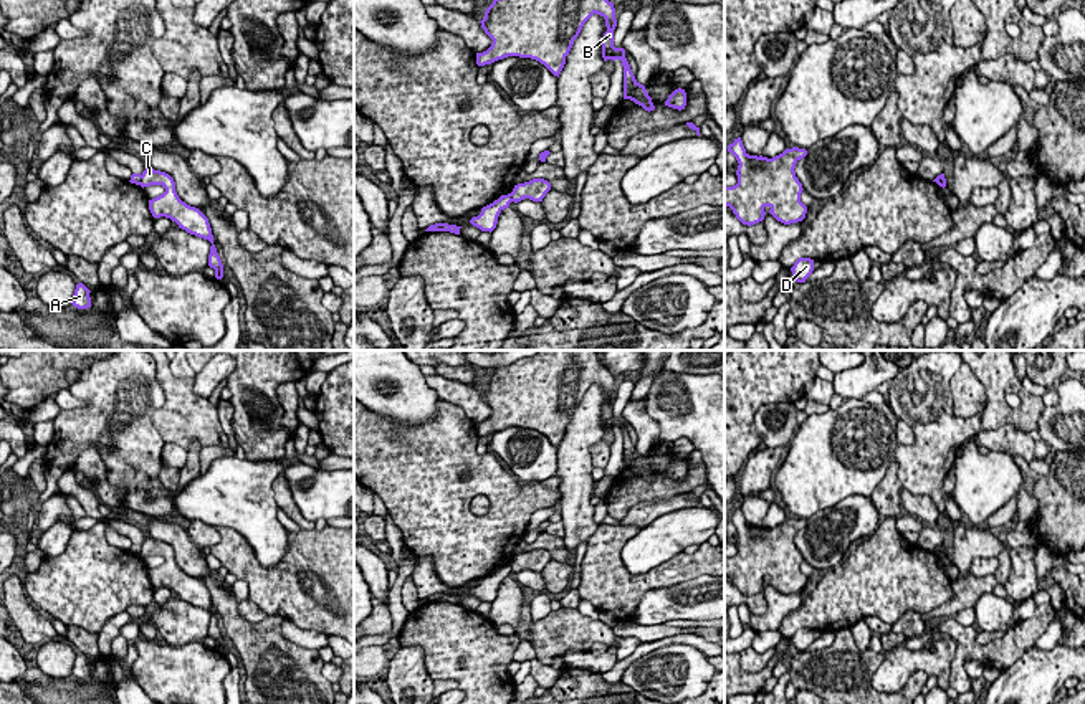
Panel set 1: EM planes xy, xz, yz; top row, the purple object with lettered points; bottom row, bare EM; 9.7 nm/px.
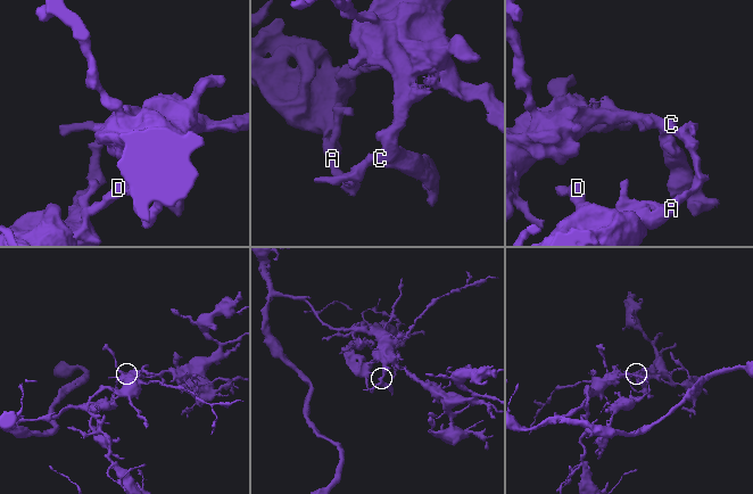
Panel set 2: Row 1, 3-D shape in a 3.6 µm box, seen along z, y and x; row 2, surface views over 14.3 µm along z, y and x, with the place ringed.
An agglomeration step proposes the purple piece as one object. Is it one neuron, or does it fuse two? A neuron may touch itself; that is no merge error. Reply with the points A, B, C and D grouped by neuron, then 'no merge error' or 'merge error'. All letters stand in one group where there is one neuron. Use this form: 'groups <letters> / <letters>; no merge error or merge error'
groups A D / B C; merge error

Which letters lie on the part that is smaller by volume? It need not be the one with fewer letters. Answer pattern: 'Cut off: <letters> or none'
Cut off: A, D

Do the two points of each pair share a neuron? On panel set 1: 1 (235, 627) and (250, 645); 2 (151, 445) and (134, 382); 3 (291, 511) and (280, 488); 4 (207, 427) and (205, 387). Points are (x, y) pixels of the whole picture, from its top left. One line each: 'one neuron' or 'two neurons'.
1: one neuron
2: one neuron
3: one neuron
4: two neurons

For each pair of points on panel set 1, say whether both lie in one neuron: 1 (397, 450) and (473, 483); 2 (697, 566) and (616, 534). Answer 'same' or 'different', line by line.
1: same
2: same

